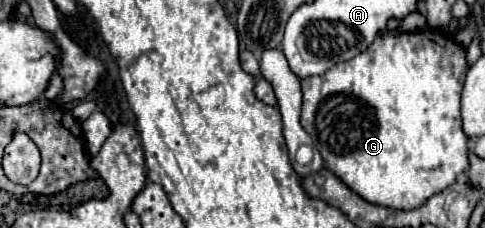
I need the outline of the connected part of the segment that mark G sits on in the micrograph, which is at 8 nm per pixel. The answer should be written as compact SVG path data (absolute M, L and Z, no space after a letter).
M429 28L429 30L421 30L421 32L401 32L401 34L385 32L373 40L369 50L357 54L357 58L351 58L349 62L337 62L337 66L331 66L329 70L325 70L325 74L309 76L309 78L301 80L301 90L303 90L301 124L309 132L315 148L321 152L325 168L331 170L333 174L337 174L337 178L341 178L341 182L345 182L355 194L359 194L361 198L365 198L371 204L379 204L379 206L387 206L387 208L395 208L395 210L413 210L413 208L419 208L433 194L451 186L469 168L469 160L467 160L469 138L463 134L461 116L459 116L459 100L461 100L461 90L463 90L467 70L469 70L469 66L465 62L465 50L451 36L443 34L441 30Z

